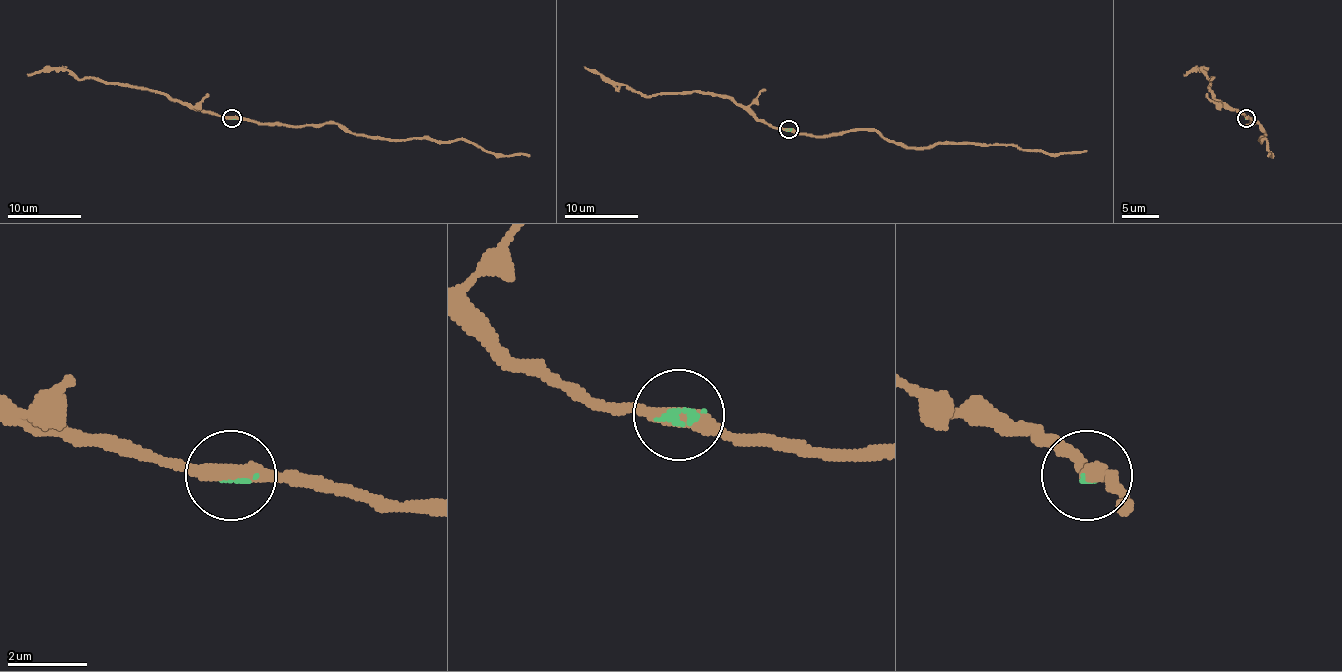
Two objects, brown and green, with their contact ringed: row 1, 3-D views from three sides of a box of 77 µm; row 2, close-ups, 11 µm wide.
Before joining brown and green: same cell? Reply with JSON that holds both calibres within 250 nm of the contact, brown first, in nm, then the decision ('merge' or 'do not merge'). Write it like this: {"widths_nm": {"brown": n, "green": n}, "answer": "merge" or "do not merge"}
{"widths_nm": {"brown": 360, "green": 130}, "answer": "merge"}

